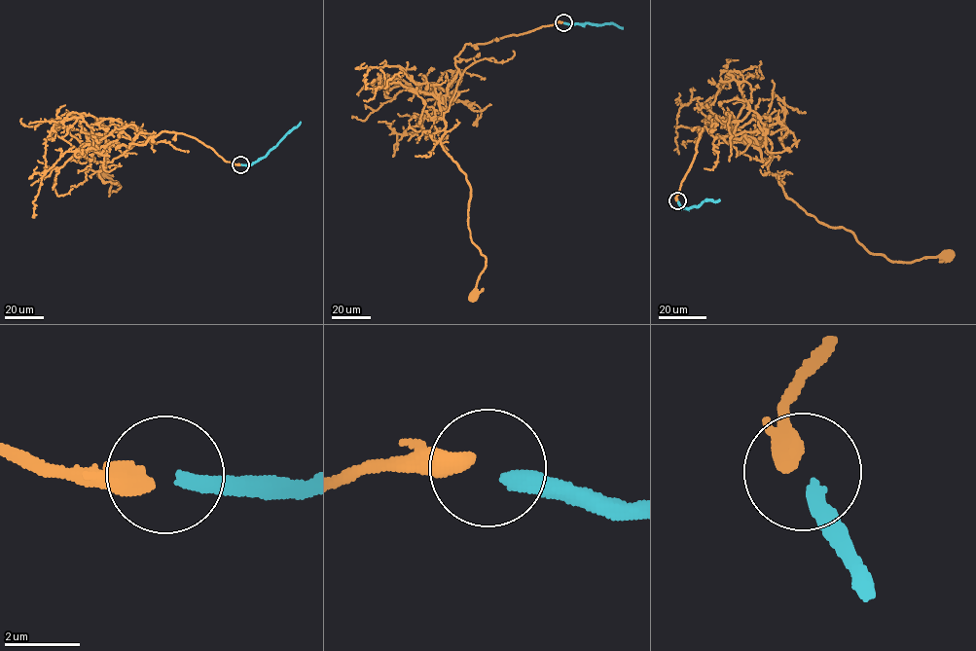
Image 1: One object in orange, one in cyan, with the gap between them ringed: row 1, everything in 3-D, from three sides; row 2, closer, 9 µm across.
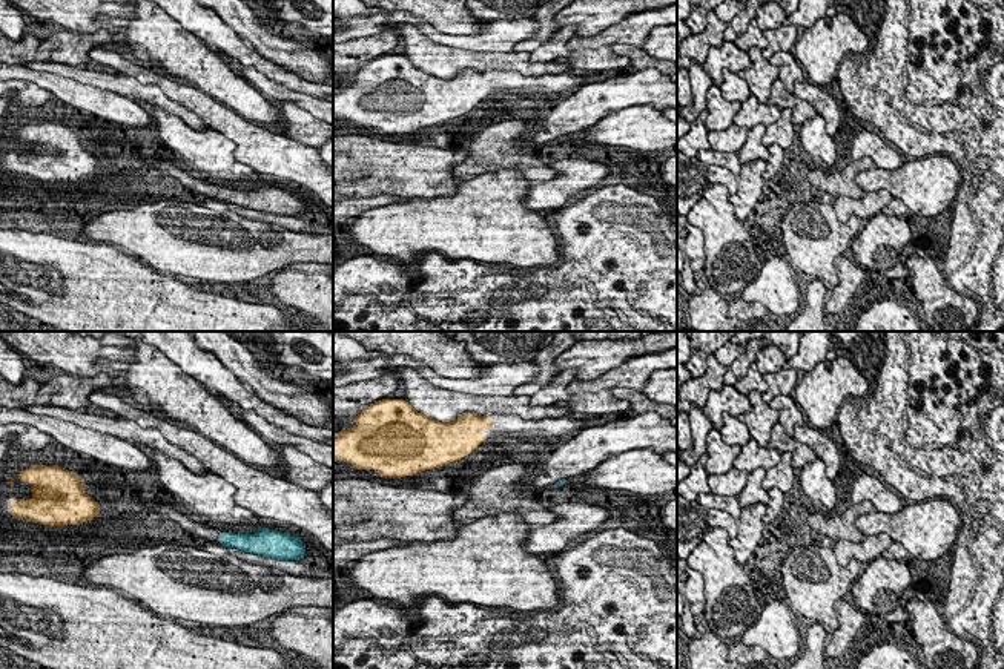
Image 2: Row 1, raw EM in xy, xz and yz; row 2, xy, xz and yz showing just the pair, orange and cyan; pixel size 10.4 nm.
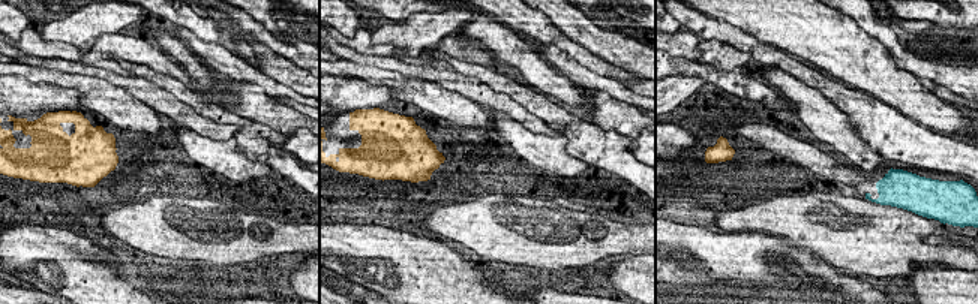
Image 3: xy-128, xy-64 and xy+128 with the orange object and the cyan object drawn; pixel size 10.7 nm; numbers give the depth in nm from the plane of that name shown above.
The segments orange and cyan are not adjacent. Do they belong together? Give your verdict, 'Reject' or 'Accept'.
Reject

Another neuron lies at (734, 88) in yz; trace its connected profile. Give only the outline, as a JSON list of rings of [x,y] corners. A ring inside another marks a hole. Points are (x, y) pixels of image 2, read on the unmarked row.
[[[728,69],[723,71],[723,83],[720,84],[720,91],[728,101],[745,103],[751,95],[746,80]]]

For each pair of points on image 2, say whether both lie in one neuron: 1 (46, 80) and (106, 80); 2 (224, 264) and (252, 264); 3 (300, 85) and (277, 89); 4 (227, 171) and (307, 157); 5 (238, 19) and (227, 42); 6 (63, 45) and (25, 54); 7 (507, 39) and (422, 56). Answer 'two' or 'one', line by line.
1: two
2: one
3: two
4: two
5: two
6: two
7: two

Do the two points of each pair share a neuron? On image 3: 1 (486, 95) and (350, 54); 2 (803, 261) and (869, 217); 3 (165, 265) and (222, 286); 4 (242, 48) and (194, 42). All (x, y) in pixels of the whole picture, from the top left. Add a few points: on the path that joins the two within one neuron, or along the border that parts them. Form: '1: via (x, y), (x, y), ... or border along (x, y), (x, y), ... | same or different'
1: via (452, 80), (384, 62) | same
2: border along (800, 246), (834, 267) | different
3: via (179, 273), (209, 280) | same
4: border along (189, 32), (224, 45), (252, 65) | different

